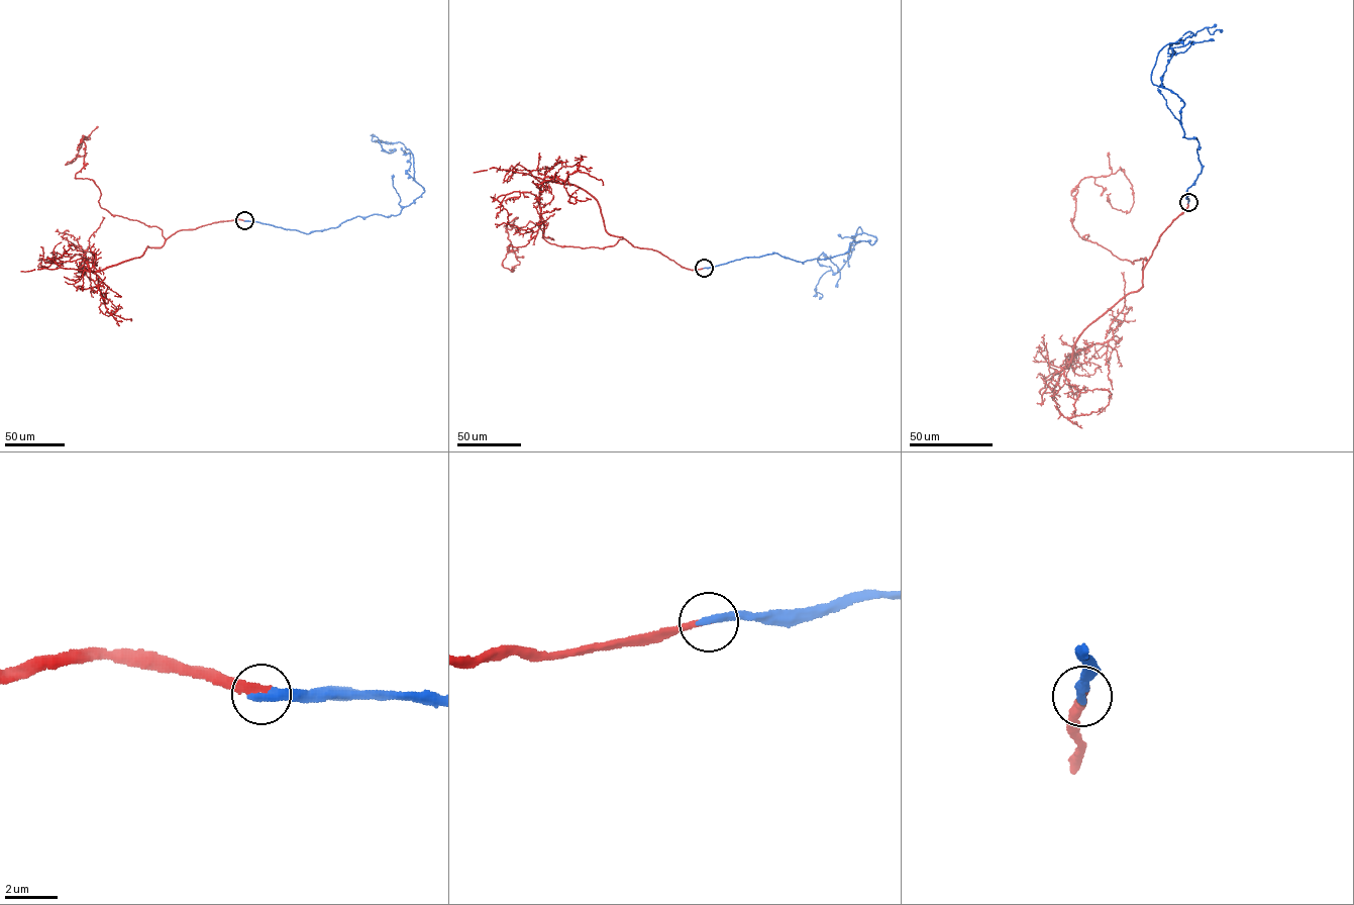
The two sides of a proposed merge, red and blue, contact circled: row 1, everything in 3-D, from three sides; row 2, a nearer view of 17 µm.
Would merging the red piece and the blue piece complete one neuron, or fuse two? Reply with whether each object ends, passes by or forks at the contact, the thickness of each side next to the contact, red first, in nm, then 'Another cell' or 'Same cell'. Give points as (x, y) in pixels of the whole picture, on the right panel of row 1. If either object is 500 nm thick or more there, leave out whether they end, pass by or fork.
At the ring red ends. At the ring blue ends. Thickness 280 nm (red) against 340 nm. Same cell

